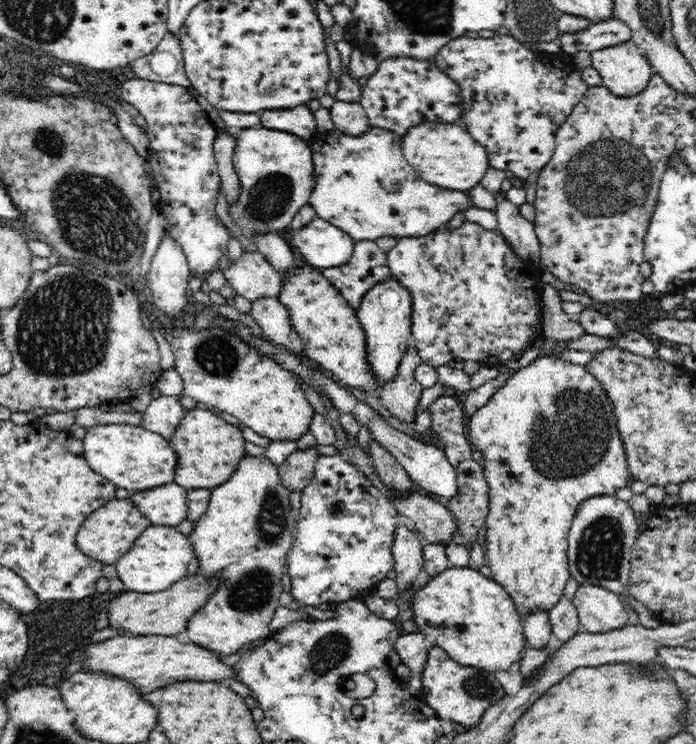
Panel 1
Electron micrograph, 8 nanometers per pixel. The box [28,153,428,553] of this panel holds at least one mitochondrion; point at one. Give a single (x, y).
(271, 195)

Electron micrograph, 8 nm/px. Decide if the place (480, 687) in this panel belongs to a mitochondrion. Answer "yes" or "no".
yes

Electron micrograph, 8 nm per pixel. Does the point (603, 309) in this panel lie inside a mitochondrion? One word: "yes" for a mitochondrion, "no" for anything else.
no

